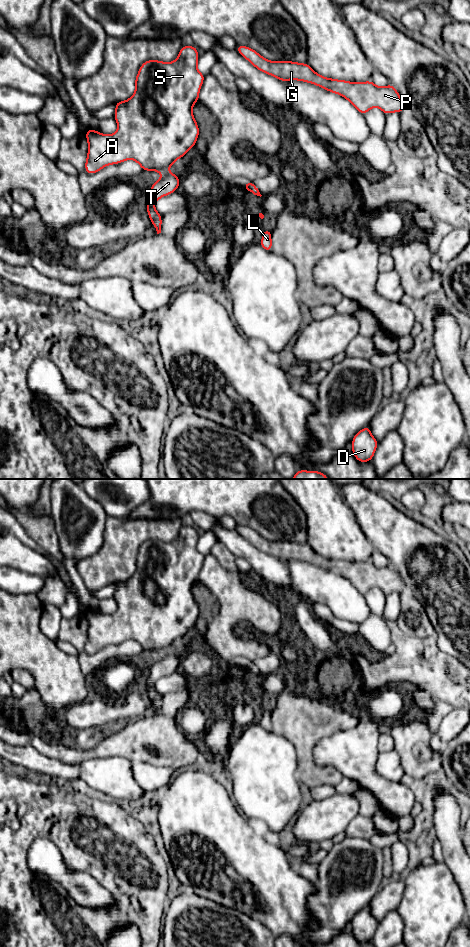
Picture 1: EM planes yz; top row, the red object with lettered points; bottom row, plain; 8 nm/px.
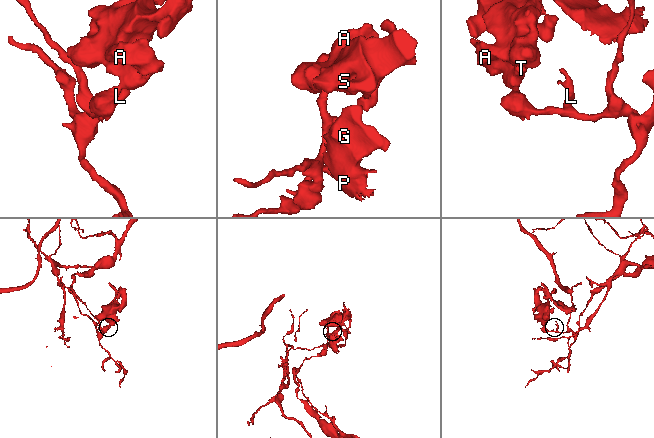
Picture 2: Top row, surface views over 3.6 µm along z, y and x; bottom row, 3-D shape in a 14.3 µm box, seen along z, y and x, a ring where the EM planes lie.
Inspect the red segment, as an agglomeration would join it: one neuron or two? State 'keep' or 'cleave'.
cleave

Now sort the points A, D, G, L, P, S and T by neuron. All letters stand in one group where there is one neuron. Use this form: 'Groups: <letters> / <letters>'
Groups: A G P S T / D L

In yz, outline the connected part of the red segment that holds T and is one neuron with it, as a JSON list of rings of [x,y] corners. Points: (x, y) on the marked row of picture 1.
[[[181,46],[173,62],[146,60],[135,78],[136,90],[133,96],[127,101],[114,103],[117,132],[106,135],[89,128],[85,133],[88,140],[85,162],[87,174],[95,174],[107,165],[120,164],[128,159],[135,160],[143,171],[162,173],[162,177],[152,184],[147,200],[146,209],[151,221],[162,218],[154,208],[156,201],[178,190],[179,177],[167,169],[195,146],[200,132],[192,113],[205,79],[205,75],[197,69],[198,58],[196,46]]]

